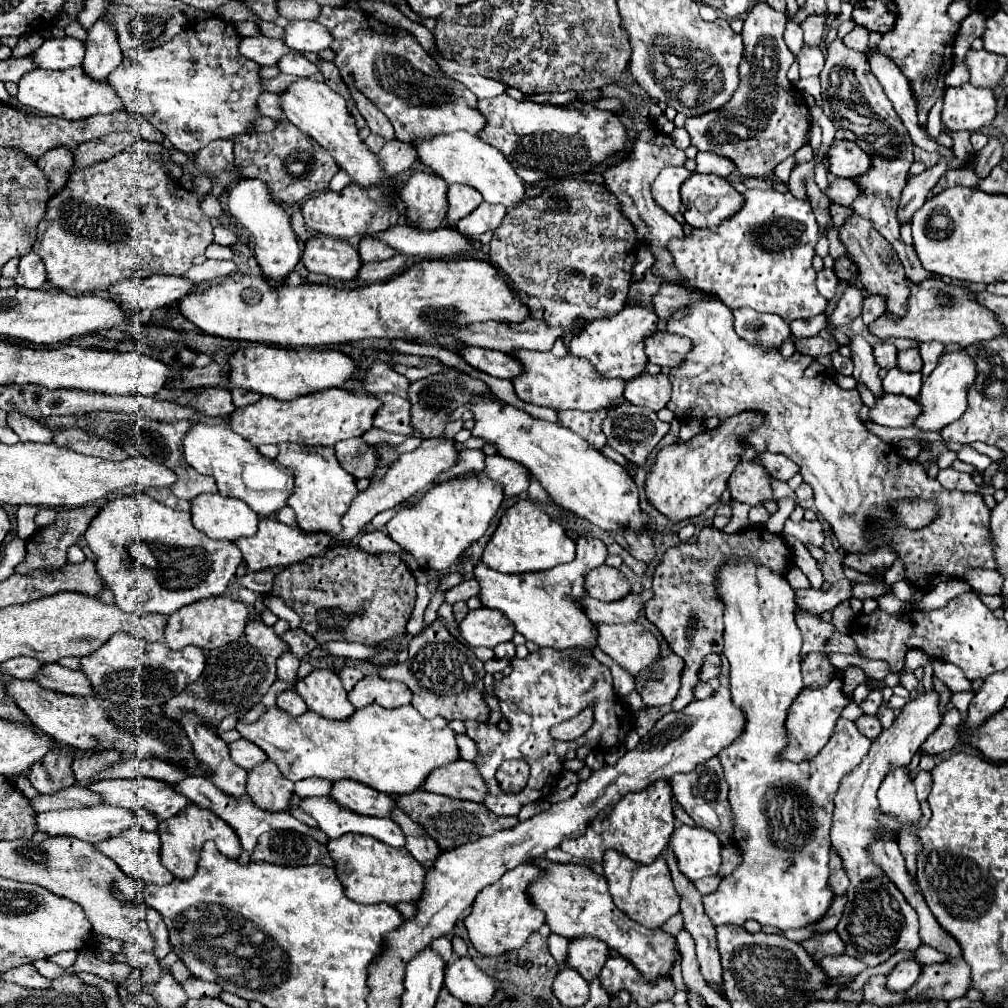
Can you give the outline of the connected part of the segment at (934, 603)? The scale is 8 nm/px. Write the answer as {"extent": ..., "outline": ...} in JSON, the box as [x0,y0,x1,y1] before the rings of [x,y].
{"extent":[911,579,971,611],"outline":[[[949,579],[949,581],[939,583],[939,585],[937,585],[935,589],[931,589],[929,593],[925,593],[923,599],[917,601],[917,603],[913,603],[911,607],[913,607],[915,611],[933,611],[933,609],[945,607],[953,597],[957,597],[957,595],[961,595],[961,593],[965,593],[965,591],[971,591],[971,587],[969,587],[967,583]]]}

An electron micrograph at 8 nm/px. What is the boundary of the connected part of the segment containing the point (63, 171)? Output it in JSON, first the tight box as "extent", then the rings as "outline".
{"extent":[37,149,73,193],"outline":[[[51,149],[45,157],[41,157],[41,161],[37,161],[37,167],[49,181],[49,193],[59,193],[69,179],[69,171],[73,169],[73,155],[67,149]]]}

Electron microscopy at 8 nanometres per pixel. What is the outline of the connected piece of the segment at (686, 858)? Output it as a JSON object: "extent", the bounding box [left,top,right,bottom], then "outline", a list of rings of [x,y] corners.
{"extent":[669,825,721,881],"outline":[[[677,825],[669,841],[681,873],[691,881],[717,875],[721,867],[721,841],[717,835],[703,827]]]}

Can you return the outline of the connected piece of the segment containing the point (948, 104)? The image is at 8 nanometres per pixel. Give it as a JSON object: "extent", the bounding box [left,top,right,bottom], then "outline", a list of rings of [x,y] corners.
{"extent":[941,83,997,131],"outline":[[[971,83],[945,91],[941,121],[953,131],[977,131],[989,125],[997,113],[997,99],[991,89],[979,89]]]}

